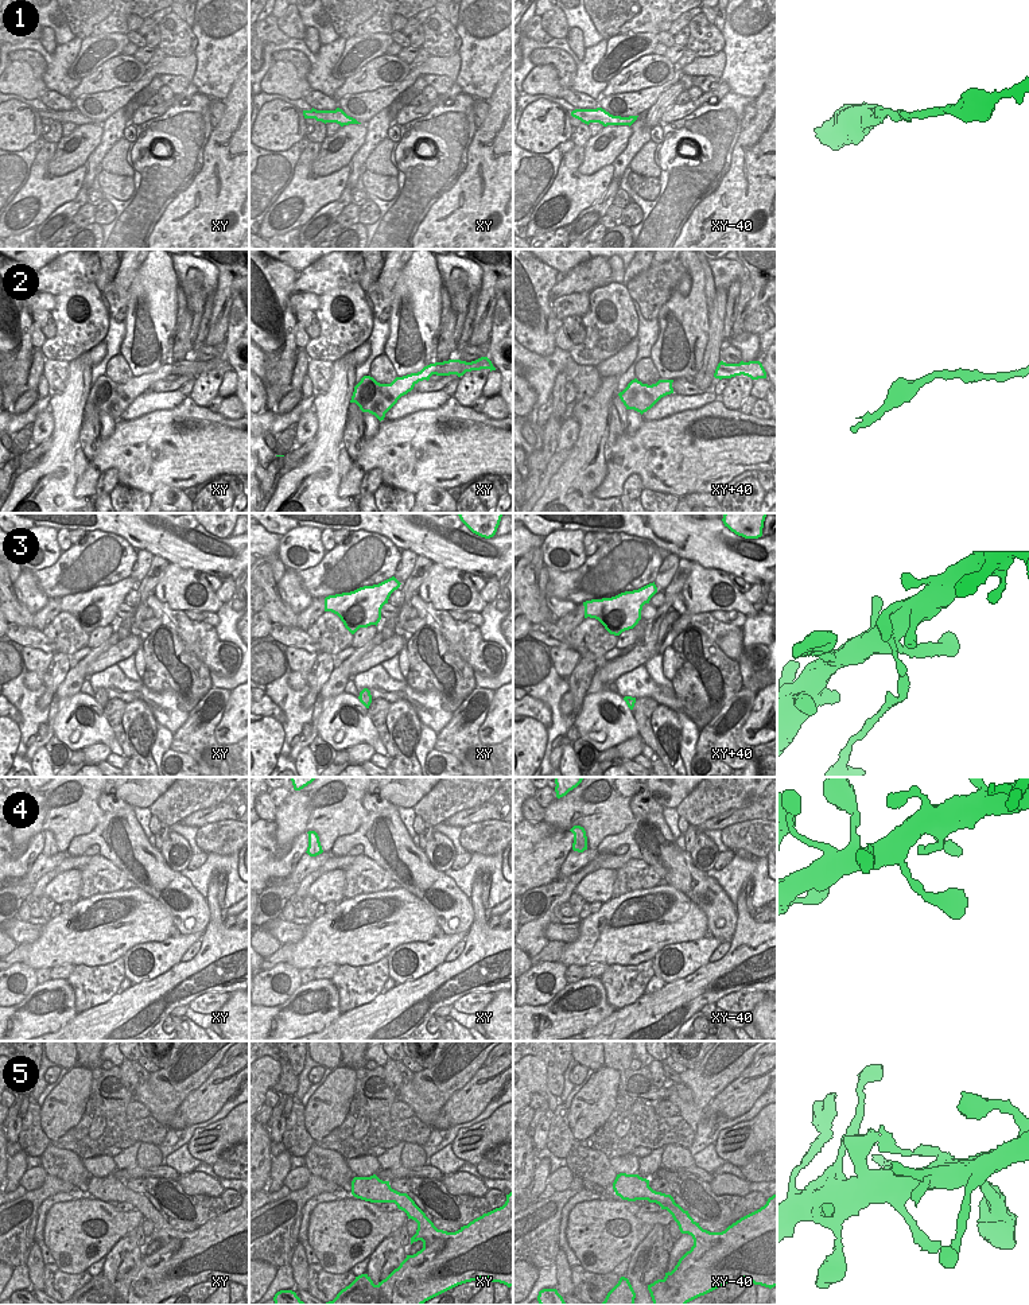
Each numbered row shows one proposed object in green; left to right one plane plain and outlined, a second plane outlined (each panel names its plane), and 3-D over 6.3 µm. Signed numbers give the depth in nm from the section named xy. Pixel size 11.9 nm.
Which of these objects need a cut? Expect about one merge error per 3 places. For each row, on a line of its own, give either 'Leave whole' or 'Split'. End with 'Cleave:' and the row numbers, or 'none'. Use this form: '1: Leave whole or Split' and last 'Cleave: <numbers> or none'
1: Leave whole
2: Leave whole
3: Split
4: Leave whole
5: Leave whole
Cleave: 3

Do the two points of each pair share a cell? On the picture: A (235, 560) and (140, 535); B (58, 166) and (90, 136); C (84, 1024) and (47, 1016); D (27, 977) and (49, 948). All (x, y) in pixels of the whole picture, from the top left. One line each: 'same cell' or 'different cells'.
A: same cell
B: same cell
C: different cells
D: different cells

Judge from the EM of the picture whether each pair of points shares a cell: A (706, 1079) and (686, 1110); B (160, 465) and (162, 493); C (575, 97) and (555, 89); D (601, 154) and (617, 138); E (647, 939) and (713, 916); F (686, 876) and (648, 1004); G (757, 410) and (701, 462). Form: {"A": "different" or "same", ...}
{"A": "same", "B": "different", "C": "different", "D": "same", "E": "different", "F": "different", "G": "different"}

